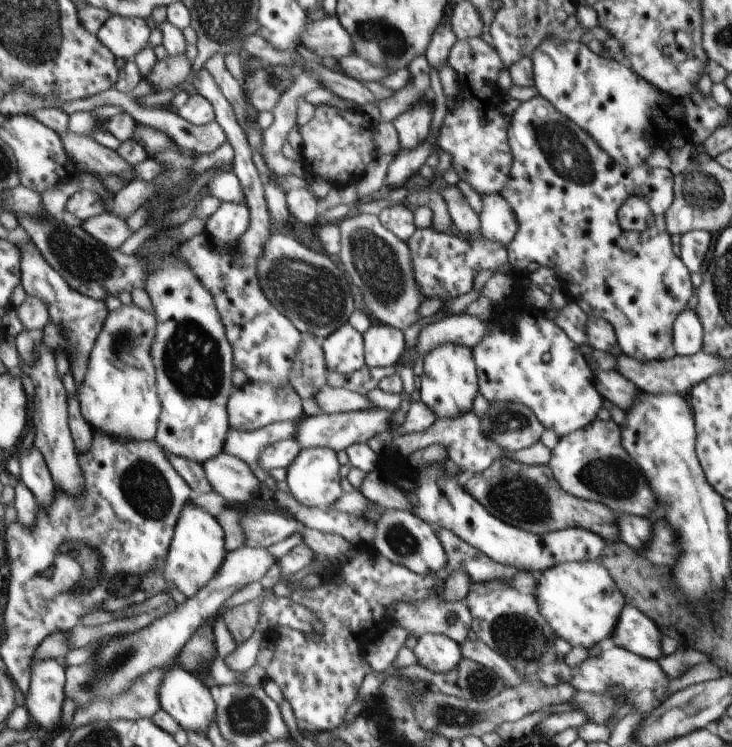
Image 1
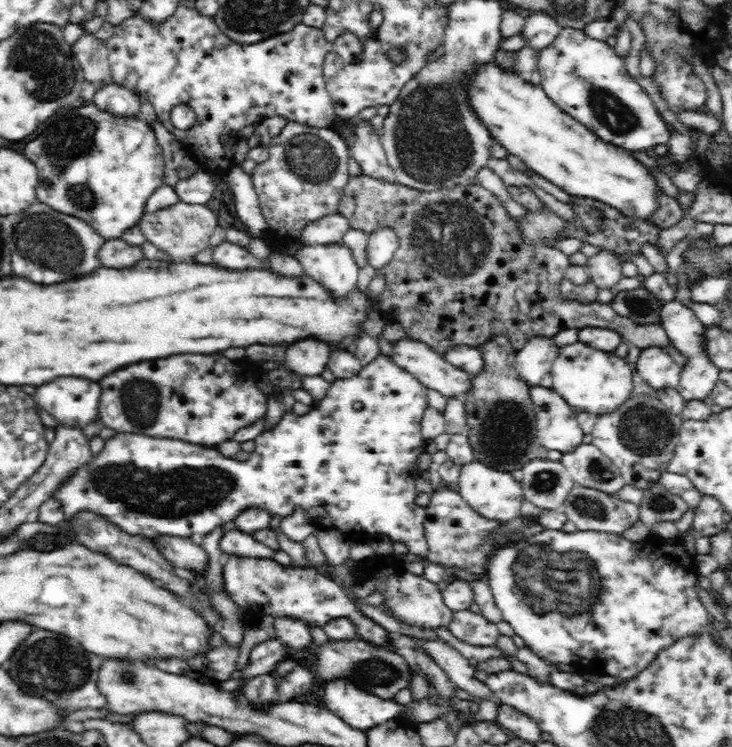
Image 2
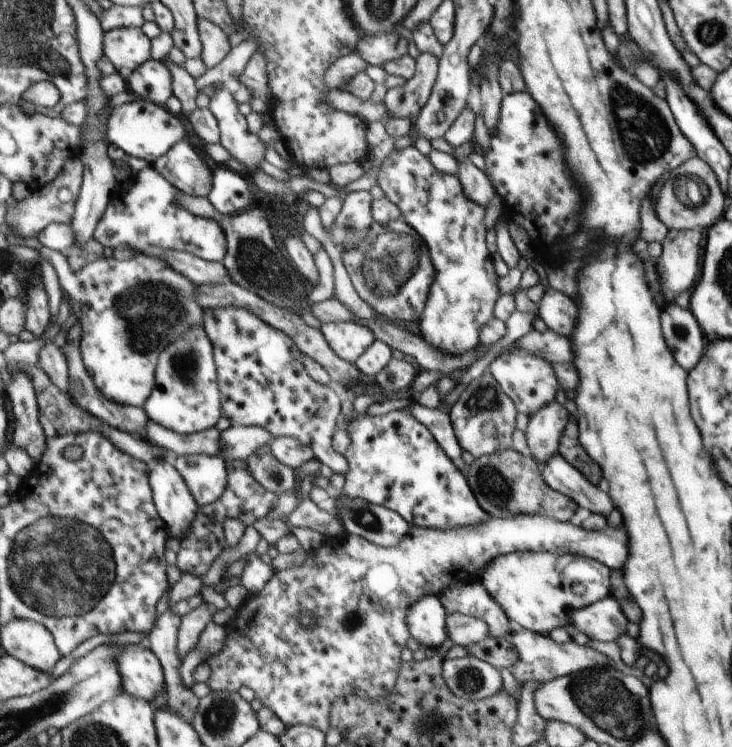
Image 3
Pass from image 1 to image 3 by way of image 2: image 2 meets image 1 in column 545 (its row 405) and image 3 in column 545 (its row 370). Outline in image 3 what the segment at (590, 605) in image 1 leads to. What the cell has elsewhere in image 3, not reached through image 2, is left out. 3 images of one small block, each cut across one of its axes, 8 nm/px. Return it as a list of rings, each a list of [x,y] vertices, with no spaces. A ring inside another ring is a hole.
[[[515,552],[491,561],[478,579],[519,628],[546,635],[571,622],[569,612],[611,596],[611,569],[582,555]]]

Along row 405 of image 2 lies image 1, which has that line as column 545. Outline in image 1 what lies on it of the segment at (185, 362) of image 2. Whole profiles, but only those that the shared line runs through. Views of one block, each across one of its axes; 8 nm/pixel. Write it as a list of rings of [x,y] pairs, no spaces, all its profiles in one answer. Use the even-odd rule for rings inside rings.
[[[540,95],[521,102],[516,108],[512,126],[508,128],[508,144],[511,145],[515,162],[511,166],[508,186],[500,194],[513,208],[519,224],[514,240],[507,246],[509,265],[513,271],[524,271],[532,268],[532,264],[554,270],[573,302],[588,317],[601,318],[612,325],[617,344],[628,358],[649,363],[674,358],[675,320],[687,308],[688,299],[695,292],[690,282],[691,272],[683,260],[672,252],[668,236],[666,214],[675,202],[674,174],[668,168],[650,168],[647,164],[624,168],[623,164],[612,160],[585,129]],[[628,196],[640,196],[646,200],[656,218],[654,226],[637,233],[619,224],[619,208]]]

